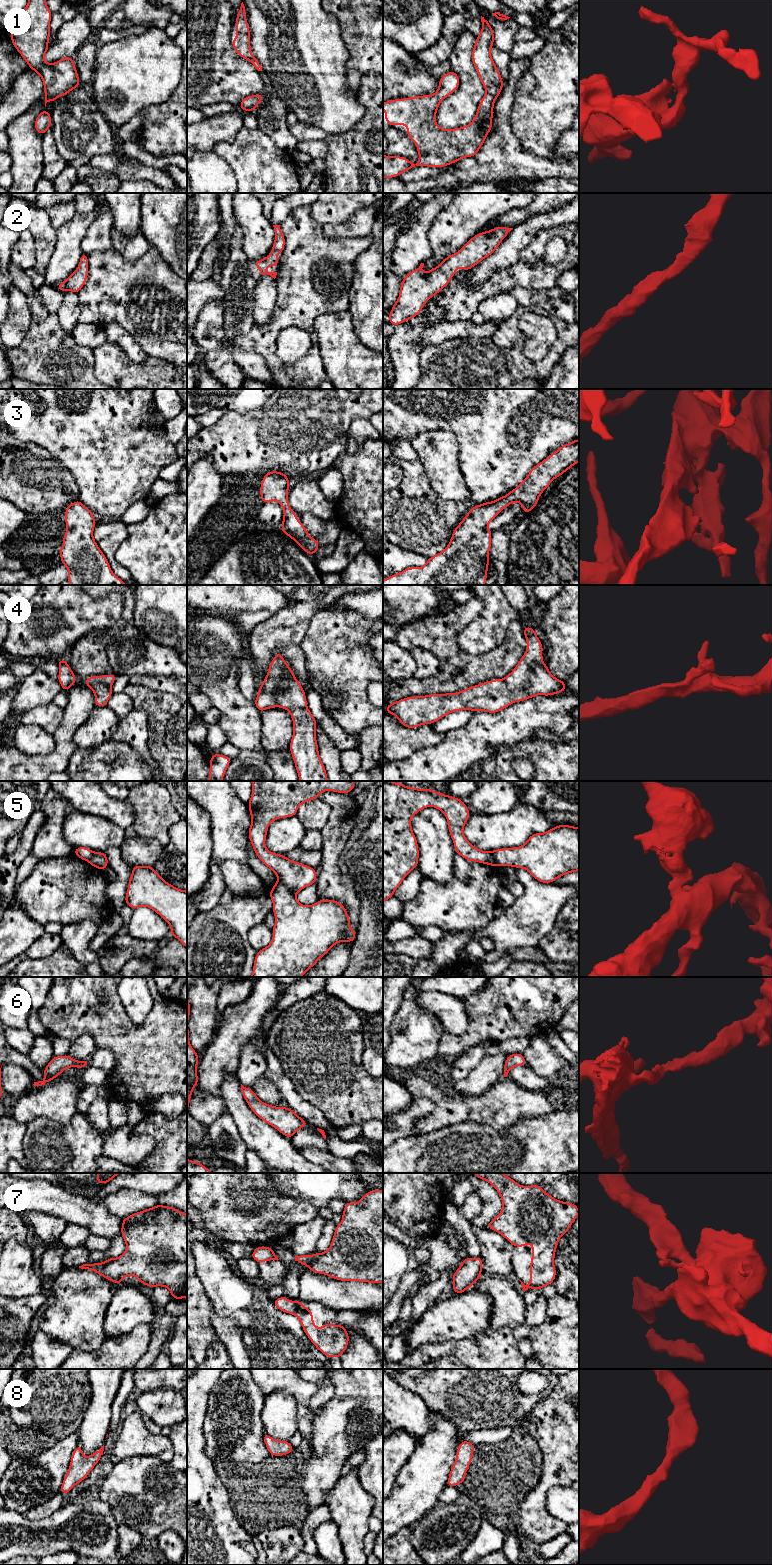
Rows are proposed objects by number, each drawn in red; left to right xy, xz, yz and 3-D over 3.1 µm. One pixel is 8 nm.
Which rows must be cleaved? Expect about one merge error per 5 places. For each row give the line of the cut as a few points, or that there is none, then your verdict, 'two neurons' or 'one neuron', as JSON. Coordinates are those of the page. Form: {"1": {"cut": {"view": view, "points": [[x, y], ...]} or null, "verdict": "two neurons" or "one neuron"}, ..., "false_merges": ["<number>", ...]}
{"1": {"cut": null, "verdict": "one neuron"}, "2": {"cut": null, "verdict": "one neuron"}, "3": {"cut": null, "verdict": "one neuron"}, "4": {"cut": null, "verdict": "one neuron"}, "5": {"cut": {"view": "xz", "points": [[278, 880], [295, 895]]}, "verdict": "two neurons"}, "6": {"cut": null, "verdict": "one neuron"}, "7": {"cut": null, "verdict": "one neuron"}, "8": {"cut": null, "verdict": "one neuron"}, "false_merges": ["5"]}

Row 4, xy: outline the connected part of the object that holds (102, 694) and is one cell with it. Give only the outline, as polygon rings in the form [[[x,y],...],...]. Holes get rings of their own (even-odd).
[[[116,674],[91,676],[84,680],[84,683],[94,692],[95,706],[107,706],[109,698],[113,695],[111,687],[116,679]]]

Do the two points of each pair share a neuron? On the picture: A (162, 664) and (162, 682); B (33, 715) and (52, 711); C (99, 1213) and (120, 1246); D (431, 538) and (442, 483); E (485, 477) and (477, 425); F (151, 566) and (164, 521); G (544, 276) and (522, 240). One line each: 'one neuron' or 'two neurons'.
A: two neurons
B: one neuron
C: two neurons
D: two neurons
E: one neuron
F: one neuron
G: two neurons

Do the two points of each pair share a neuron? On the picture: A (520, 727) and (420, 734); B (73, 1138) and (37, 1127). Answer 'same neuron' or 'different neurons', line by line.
A: different neurons
B: same neuron

